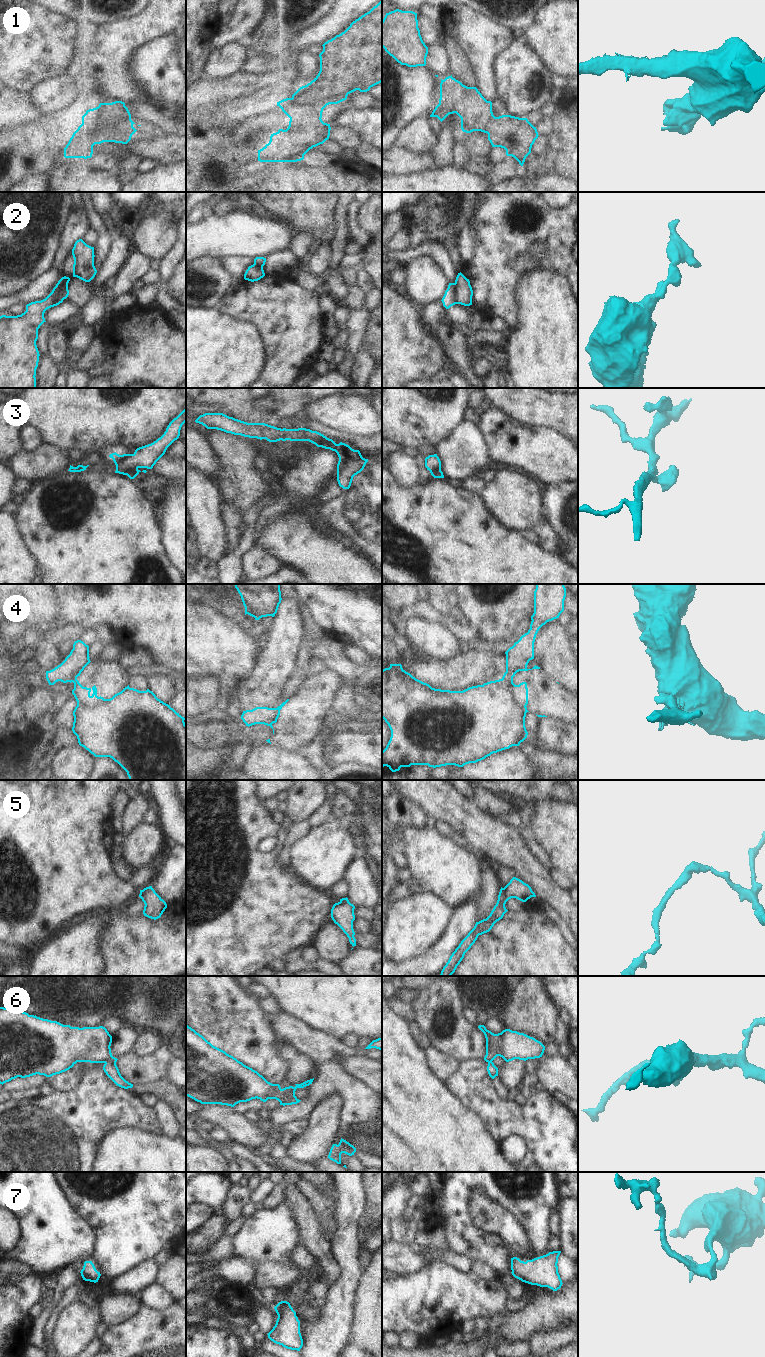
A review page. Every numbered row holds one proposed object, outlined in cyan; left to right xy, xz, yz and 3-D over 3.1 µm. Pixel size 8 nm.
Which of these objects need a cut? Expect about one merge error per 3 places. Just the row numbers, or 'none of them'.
1, 2, 3, 4, 6

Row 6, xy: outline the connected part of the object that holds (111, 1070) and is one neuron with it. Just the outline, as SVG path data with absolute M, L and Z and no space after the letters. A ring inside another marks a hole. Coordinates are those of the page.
M105 1063L103 1070L106 1075L119 1087L128 1089L132 1088L133 1084L126 1081L120 1074L119 1069L116 1064Z

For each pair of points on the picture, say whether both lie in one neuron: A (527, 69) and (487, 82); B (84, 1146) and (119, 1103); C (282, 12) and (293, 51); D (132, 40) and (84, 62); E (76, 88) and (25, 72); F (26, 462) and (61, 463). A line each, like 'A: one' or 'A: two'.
A: two
B: one
C: one
D: one
E: two
F: one

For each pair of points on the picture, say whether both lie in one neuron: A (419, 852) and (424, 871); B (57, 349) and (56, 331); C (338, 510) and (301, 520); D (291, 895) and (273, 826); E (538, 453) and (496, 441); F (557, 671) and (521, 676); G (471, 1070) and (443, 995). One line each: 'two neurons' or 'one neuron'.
A: one neuron
B: one neuron
C: two neurons
D: one neuron
E: one neuron
F: two neurons
G: two neurons

